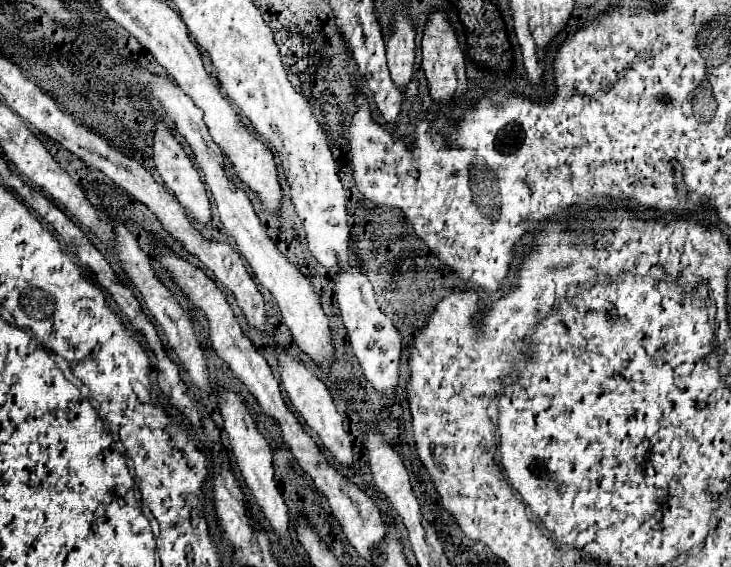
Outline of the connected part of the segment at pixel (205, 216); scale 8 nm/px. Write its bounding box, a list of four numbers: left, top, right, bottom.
[153,121,211,225]

